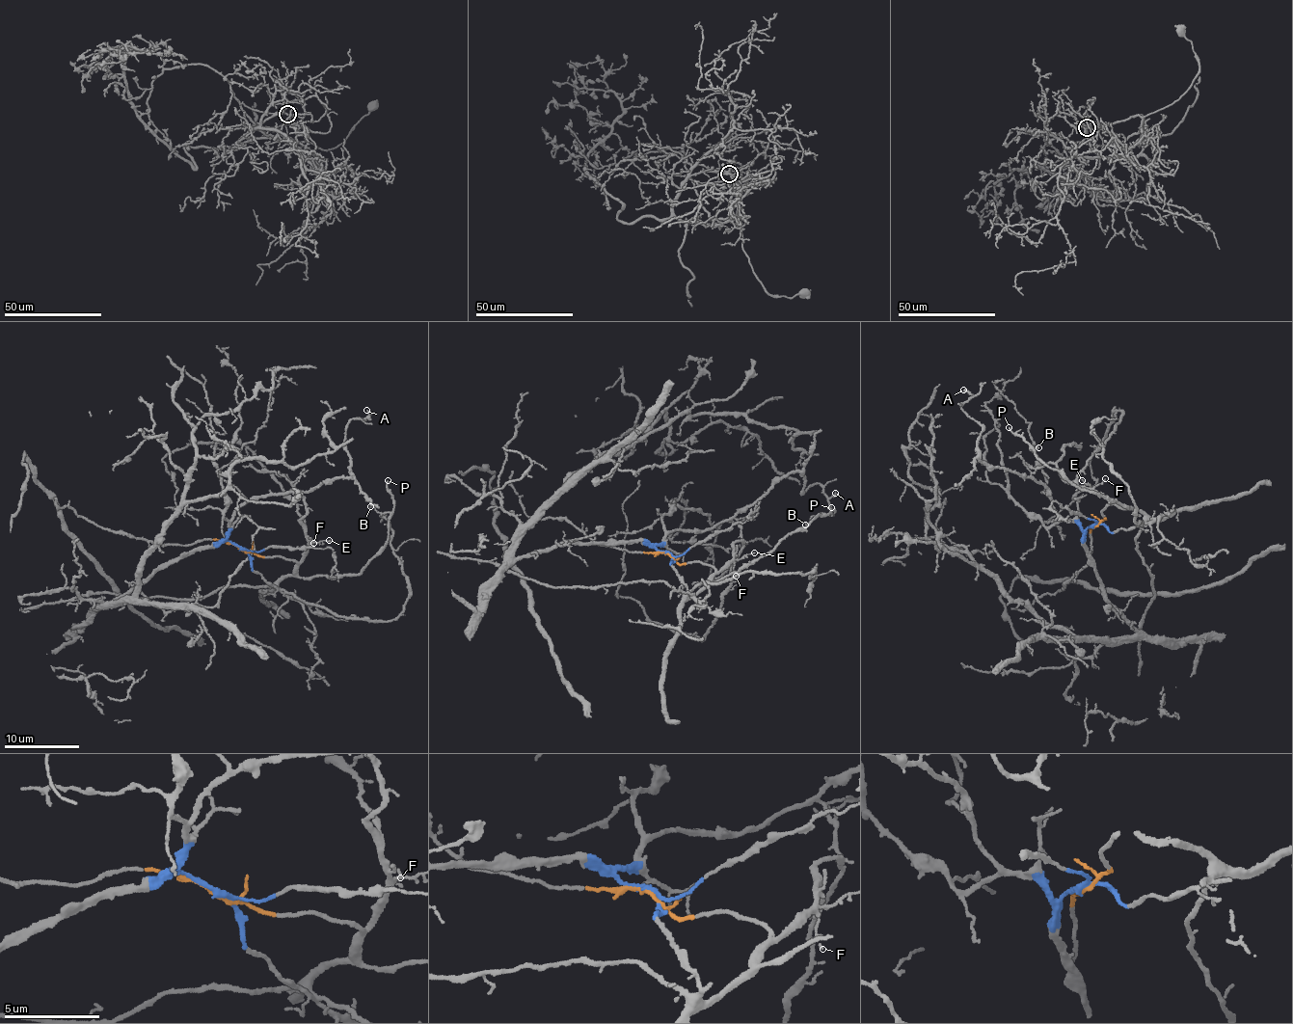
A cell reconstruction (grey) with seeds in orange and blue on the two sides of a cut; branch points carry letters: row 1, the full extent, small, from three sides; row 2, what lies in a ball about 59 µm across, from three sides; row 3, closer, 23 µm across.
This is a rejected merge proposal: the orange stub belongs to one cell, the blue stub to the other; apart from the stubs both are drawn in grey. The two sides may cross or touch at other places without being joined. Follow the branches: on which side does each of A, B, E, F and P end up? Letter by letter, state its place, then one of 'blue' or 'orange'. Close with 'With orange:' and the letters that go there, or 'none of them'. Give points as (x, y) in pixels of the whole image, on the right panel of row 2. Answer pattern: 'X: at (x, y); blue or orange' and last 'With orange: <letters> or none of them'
A: at (963, 390); blue
B: at (1038, 447); orange
E: at (1082, 480); orange
F: at (1105, 478); orange
P: at (1009, 427); orange
With orange: B, E, F, P

